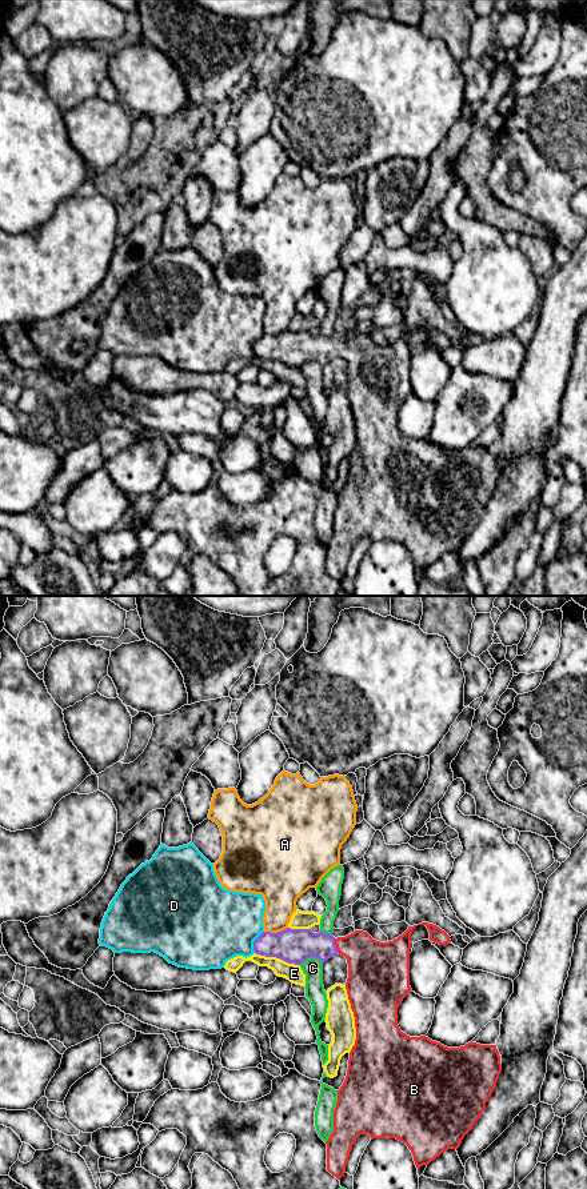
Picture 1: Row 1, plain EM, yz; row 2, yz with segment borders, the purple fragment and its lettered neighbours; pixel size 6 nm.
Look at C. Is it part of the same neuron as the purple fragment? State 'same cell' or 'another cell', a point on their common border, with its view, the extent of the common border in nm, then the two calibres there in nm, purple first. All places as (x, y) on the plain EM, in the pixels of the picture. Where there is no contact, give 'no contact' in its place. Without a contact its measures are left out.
another cell | yz (310, 359) | 140 nm | 200/120 nm

